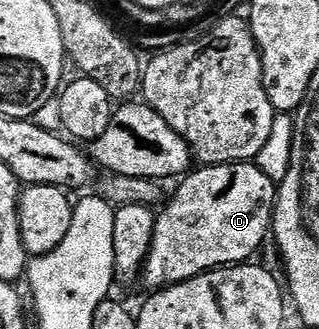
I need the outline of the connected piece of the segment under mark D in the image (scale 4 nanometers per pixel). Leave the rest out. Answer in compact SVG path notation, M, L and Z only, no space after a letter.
M251 161L203 165L198 169L182 176L180 183L183 184L176 189L171 200L166 200L167 208L158 212L151 248L141 272L142 282L147 282L151 289L172 287L206 271L214 271L216 267L246 263L266 239L268 242L273 227L277 184Z

